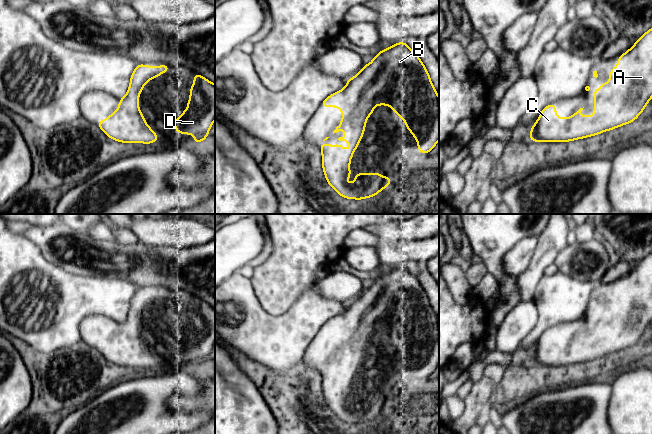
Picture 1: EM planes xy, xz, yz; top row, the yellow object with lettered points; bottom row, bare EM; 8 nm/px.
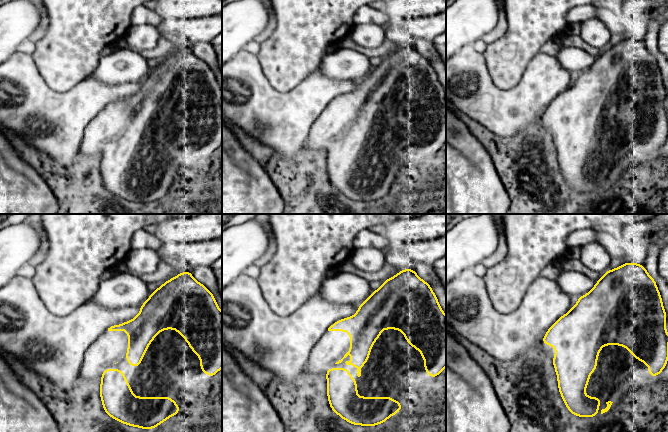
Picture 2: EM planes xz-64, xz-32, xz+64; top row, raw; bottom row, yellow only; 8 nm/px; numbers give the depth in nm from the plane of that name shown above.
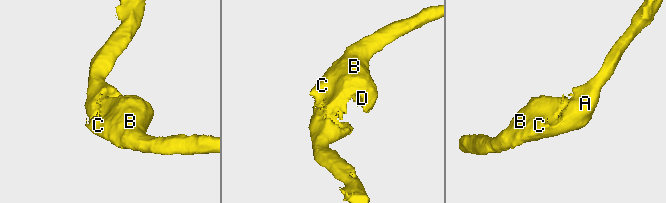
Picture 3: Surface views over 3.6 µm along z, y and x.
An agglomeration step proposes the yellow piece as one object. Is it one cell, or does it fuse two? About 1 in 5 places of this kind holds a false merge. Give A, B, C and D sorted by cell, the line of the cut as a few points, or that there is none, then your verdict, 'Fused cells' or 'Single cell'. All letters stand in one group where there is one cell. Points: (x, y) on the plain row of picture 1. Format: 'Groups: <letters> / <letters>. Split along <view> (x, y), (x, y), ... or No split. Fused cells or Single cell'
Groups: A B C D. No split. Single cell

